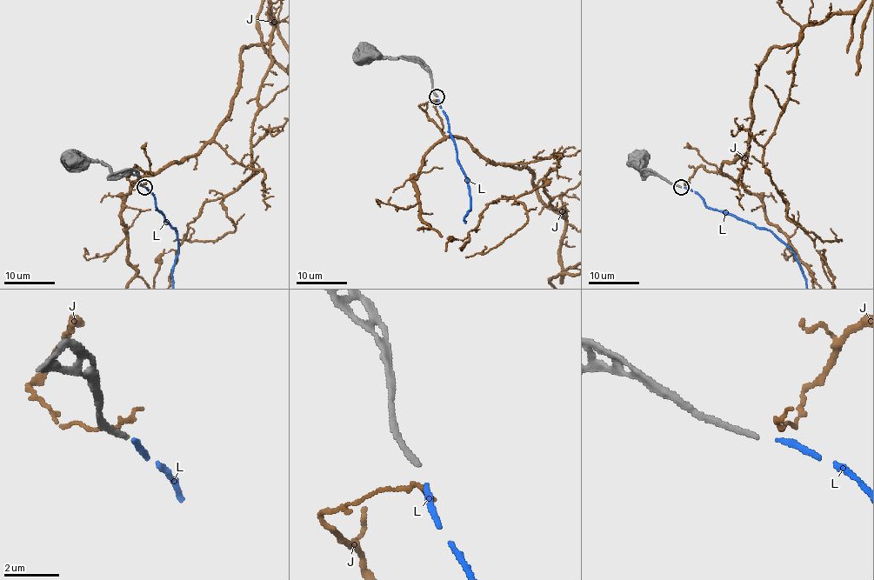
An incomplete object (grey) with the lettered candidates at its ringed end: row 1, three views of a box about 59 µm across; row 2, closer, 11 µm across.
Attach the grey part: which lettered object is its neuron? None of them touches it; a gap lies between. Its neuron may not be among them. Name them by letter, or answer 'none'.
L

